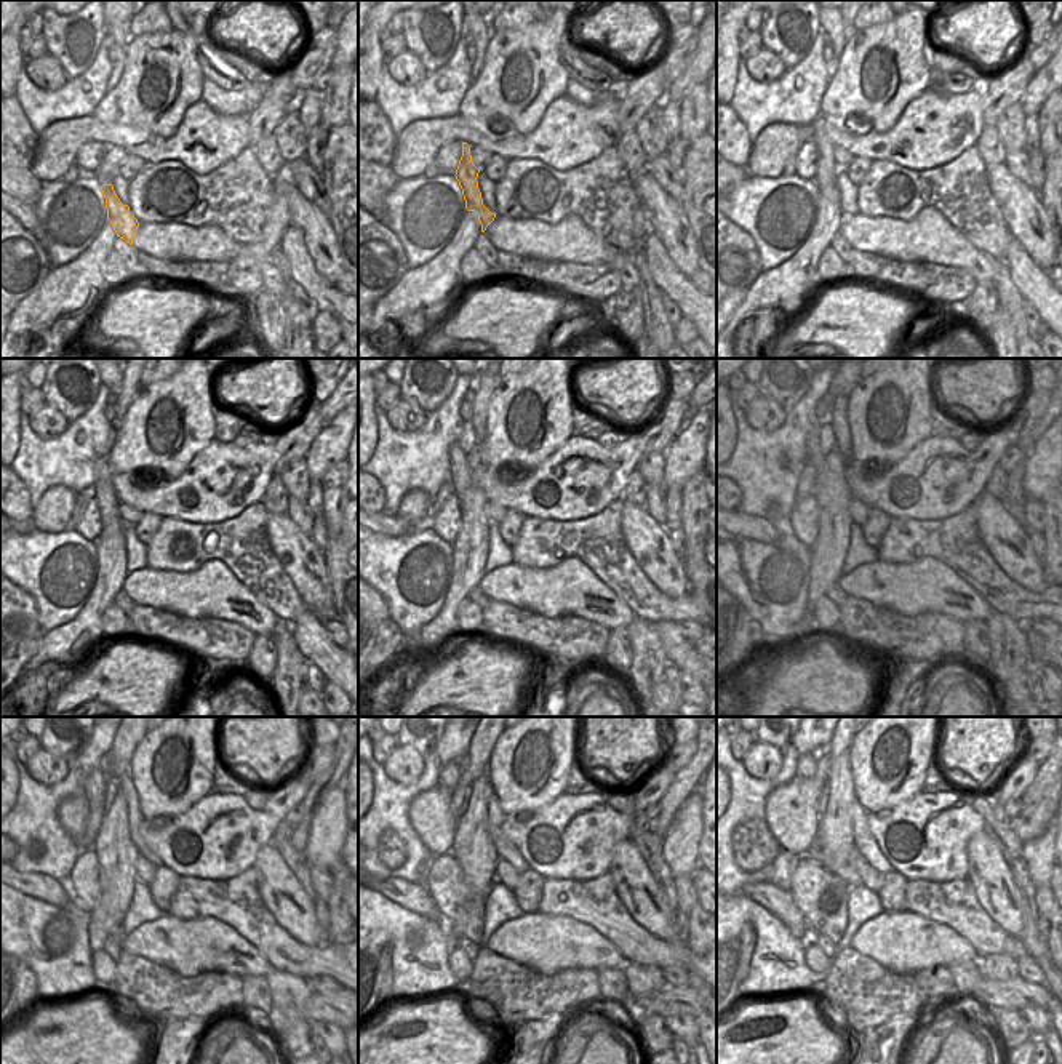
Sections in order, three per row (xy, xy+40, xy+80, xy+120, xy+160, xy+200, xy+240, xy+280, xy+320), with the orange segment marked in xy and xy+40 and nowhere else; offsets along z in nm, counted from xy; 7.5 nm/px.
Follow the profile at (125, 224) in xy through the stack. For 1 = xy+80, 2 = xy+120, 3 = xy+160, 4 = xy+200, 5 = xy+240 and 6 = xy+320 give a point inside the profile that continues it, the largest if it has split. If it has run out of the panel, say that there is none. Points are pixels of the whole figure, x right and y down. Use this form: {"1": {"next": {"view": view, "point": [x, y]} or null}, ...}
{"1": {"next": {"view": "xy+80", "point": [826, 172]}}, "2": {"next": {"view": "xy+120", "point": [103, 492]}}, "3": {"next": {"view": "xy+160", "point": [461, 476]}}, "4": {"next": {"view": "xy+200", "point": [806, 480]}}, "5": {"next": {"view": "xy+240", "point": [95, 783]}}, "6": {"next": {"view": "xy+320", "point": [805, 765]}}}

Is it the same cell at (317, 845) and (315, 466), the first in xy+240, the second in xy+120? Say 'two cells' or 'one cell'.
one cell

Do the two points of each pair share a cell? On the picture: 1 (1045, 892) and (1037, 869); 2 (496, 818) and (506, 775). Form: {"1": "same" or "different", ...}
{"1": "different", "2": "different"}

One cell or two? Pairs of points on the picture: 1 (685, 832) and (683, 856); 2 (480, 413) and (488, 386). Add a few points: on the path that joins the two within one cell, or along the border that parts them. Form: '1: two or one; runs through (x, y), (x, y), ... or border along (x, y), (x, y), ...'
1: one; runs through (683, 839), (683, 850)
2: one; runs through (480, 407), (483, 392)

